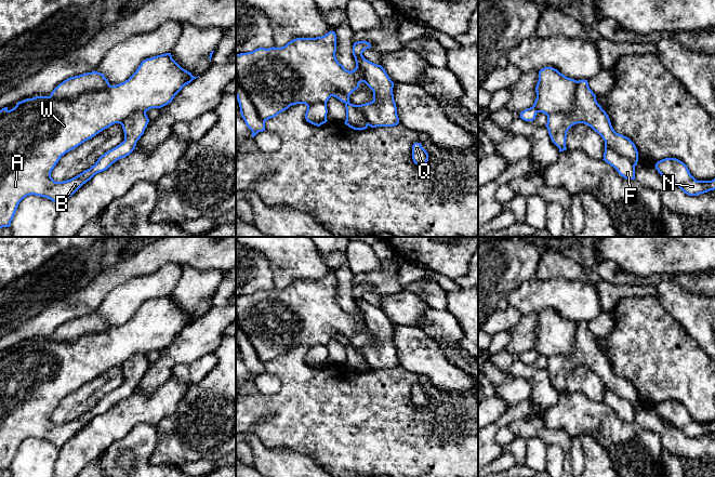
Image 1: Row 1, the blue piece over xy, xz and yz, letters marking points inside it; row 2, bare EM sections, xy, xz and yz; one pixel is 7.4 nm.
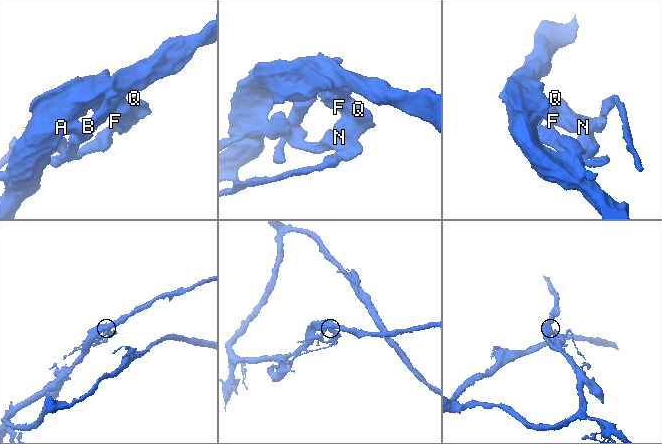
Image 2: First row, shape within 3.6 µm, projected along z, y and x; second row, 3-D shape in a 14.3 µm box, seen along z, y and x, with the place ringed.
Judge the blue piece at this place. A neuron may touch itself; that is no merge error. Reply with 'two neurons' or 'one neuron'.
one neuron

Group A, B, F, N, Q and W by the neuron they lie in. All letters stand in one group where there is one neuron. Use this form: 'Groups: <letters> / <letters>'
Groups: A B F N Q W

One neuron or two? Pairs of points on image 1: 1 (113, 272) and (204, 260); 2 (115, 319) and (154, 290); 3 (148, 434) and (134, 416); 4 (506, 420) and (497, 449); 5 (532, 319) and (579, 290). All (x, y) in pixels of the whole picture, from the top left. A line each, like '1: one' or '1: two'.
1: one
2: one
3: two
4: one
5: two

